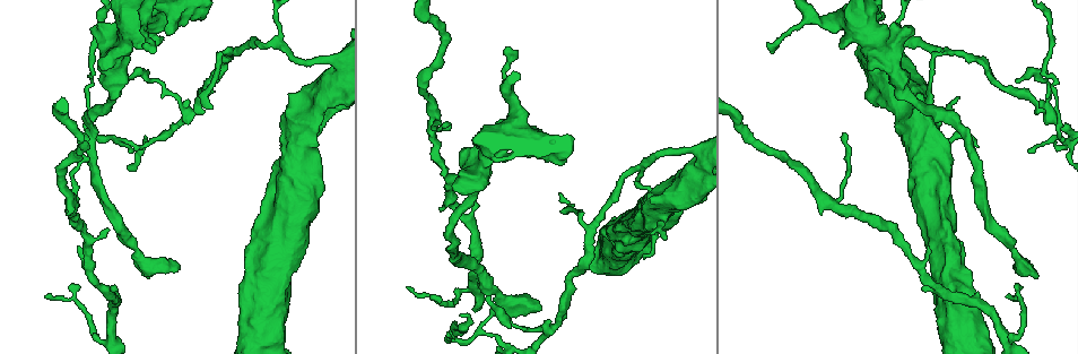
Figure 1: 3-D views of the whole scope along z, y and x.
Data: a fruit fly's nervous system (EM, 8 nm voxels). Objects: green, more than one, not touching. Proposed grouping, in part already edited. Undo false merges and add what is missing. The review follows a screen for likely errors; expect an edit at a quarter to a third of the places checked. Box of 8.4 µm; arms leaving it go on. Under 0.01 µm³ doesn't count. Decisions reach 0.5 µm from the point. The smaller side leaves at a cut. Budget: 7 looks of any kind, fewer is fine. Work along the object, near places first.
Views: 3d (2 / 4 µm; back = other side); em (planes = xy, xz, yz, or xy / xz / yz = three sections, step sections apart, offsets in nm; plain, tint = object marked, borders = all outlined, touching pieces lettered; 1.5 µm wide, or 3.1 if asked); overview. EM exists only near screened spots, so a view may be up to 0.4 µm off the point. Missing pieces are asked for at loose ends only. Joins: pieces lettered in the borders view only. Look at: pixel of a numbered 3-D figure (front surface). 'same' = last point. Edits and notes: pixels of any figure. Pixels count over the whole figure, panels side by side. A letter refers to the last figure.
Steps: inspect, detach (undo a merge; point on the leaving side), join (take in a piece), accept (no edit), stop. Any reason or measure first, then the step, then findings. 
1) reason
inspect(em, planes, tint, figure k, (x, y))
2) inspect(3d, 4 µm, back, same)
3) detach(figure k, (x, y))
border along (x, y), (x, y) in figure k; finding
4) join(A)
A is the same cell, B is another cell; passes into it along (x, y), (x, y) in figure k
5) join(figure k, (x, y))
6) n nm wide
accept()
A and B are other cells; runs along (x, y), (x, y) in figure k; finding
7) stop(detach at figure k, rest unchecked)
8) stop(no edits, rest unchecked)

inspect(3d, 4 µm, figure 1, (514, 55))

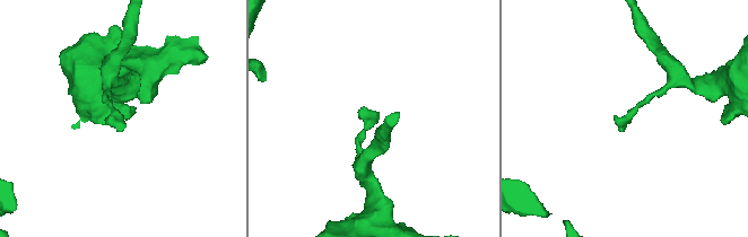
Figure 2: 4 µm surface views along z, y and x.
inspect(em, planes, borders, figure 2, (373, 118))

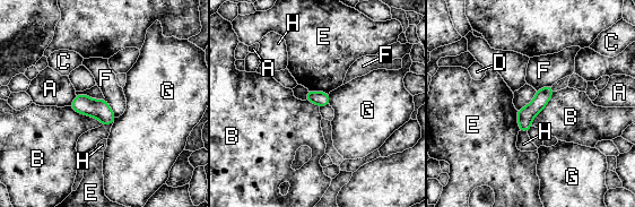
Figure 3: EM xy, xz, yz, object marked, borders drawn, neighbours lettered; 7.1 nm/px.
110 nm wide
accept()
A, B, C, D, E, F, G and H are other cells; no lettered piece goes on from it

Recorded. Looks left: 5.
branch stops here
inspect(em, planes, borders, figure 1, (93, 28))

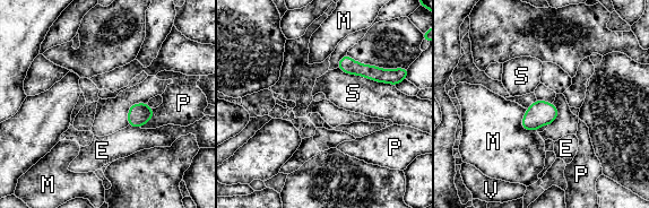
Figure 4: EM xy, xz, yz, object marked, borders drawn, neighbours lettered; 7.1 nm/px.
accept()
E, M, P, S and V are other cells; border along (527, 109), (521, 127), (536, 131) in figure 4; no lettered piece goes on from it

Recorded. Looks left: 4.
a fork
inspect(em, planes, plain, figure 1, (945, 51))

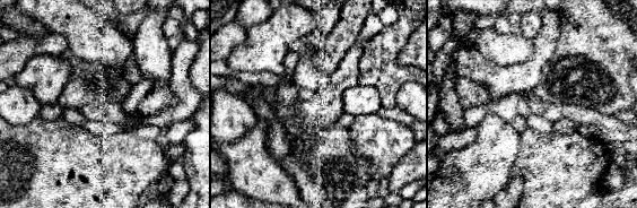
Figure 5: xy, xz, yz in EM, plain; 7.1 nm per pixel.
inspect(em, planes, borders, same)

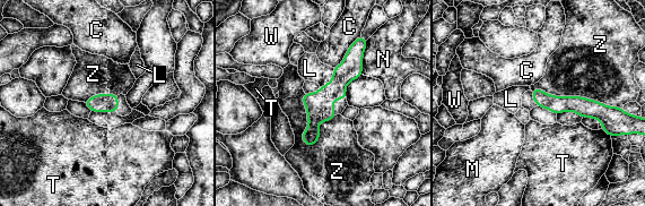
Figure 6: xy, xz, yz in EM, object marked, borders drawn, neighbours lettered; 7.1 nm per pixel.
accept()
C, L, M, N, T, W and Z are other cells; border along (333, 68), (331, 78), (320, 87) in figure 6; one neuron here

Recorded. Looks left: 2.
stop(no edits, rest unchecked)

